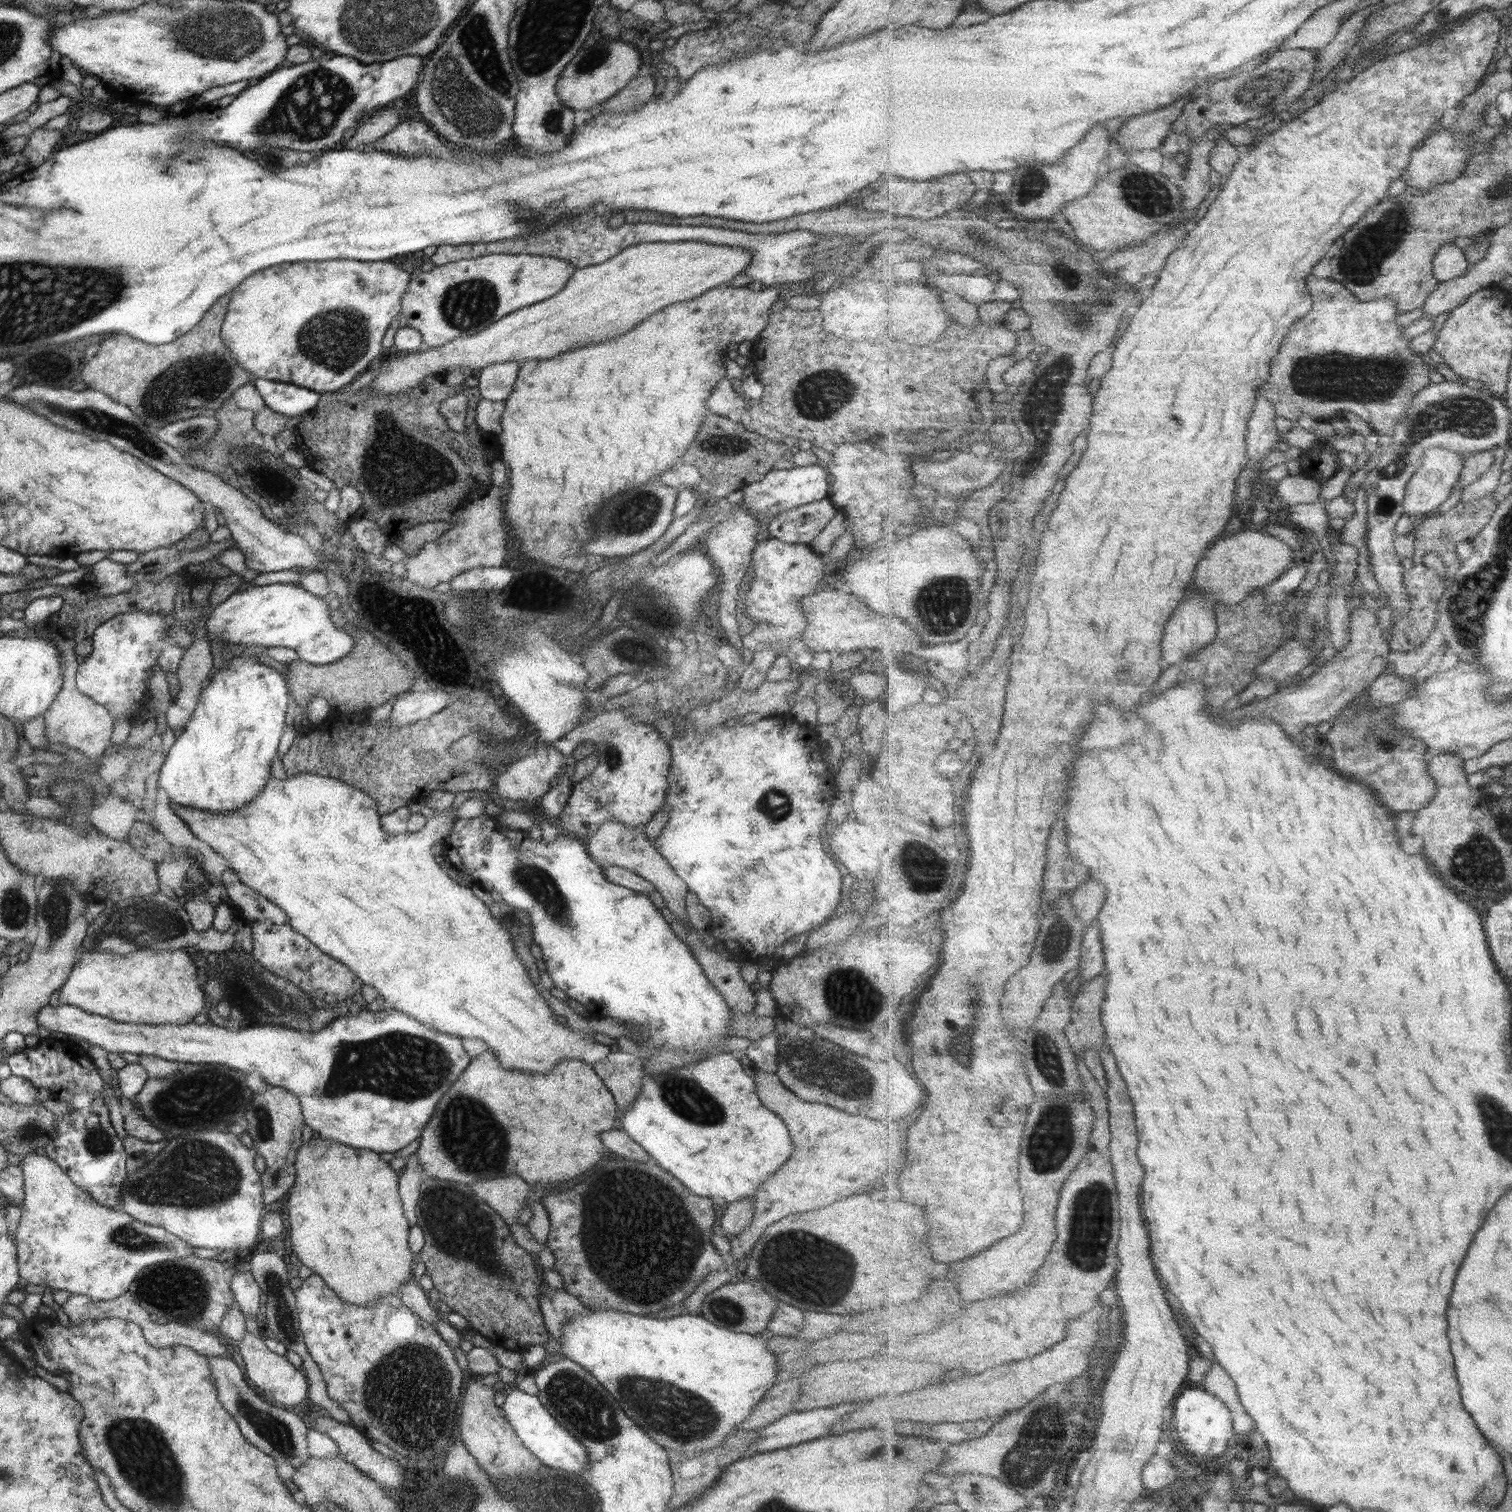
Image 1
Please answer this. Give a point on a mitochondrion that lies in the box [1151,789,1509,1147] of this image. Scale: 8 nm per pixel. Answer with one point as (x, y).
(1477, 862)

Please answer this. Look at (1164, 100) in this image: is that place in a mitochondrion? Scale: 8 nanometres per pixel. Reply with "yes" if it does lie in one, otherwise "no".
no

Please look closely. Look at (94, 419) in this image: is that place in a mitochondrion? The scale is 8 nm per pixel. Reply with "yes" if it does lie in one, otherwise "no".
yes

